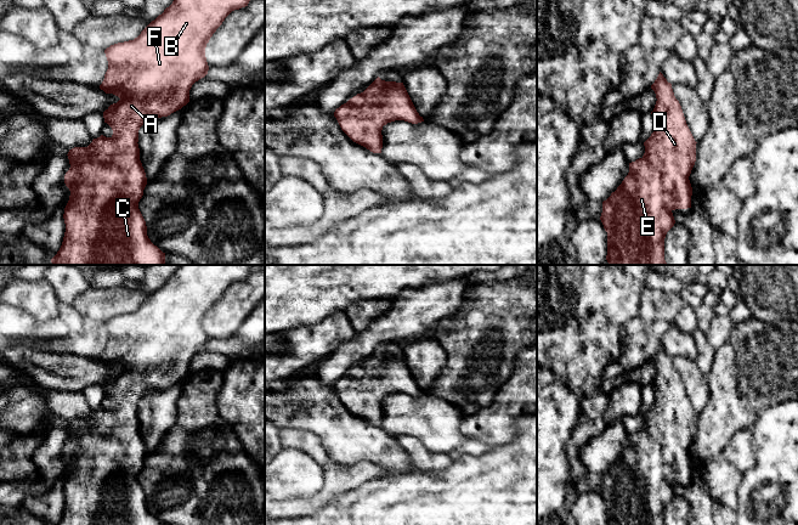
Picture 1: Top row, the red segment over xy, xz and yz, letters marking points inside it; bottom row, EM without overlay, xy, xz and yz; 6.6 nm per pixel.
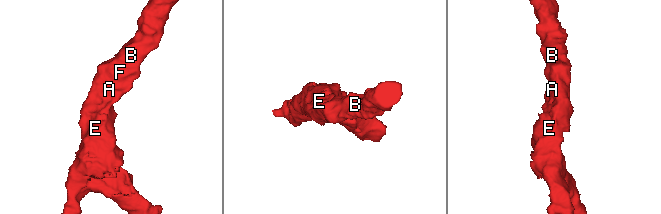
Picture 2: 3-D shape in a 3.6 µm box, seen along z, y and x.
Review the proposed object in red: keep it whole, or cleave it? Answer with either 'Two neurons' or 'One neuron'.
One neuron

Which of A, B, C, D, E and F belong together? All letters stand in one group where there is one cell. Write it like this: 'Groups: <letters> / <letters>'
Groups: A B C D E F

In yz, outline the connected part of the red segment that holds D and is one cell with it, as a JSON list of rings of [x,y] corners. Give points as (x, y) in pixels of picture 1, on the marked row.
[[[661,72],[651,89],[657,98],[651,112],[655,130],[644,142],[645,153],[629,163],[628,175],[602,202],[600,220],[607,232],[609,265],[667,265],[664,238],[675,224],[672,211],[691,208],[692,187],[689,176],[696,162],[697,142],[686,124],[672,84]]]

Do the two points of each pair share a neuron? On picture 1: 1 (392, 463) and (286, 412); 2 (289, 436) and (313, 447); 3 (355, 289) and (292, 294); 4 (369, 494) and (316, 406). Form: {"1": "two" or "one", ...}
{"1": "one", "2": "one", "3": "one", "4": "two"}

